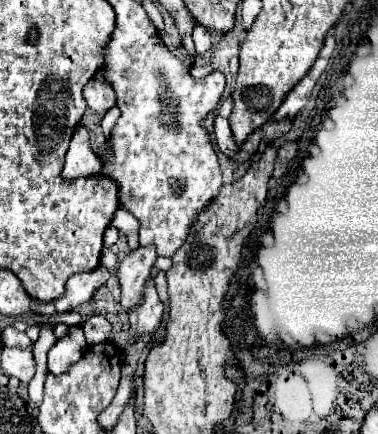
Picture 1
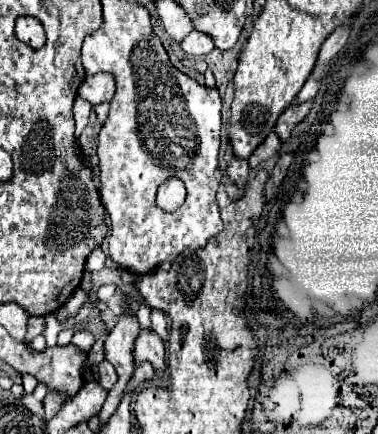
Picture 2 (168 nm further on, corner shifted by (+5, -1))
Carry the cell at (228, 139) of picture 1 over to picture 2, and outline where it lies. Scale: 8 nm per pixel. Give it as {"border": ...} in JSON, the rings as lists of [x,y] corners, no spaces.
{"border":[[[231,157],[229,165],[227,165],[227,175],[229,179],[239,185],[239,187],[245,187],[247,183],[247,175],[249,175],[249,165],[247,165],[247,159],[239,159],[239,157]]]}

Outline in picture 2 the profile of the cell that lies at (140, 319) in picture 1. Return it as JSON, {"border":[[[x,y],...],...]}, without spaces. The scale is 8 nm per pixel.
{"border":[[[141,329],[135,341],[135,361],[151,361],[157,371],[165,367],[165,345],[153,329]]]}

